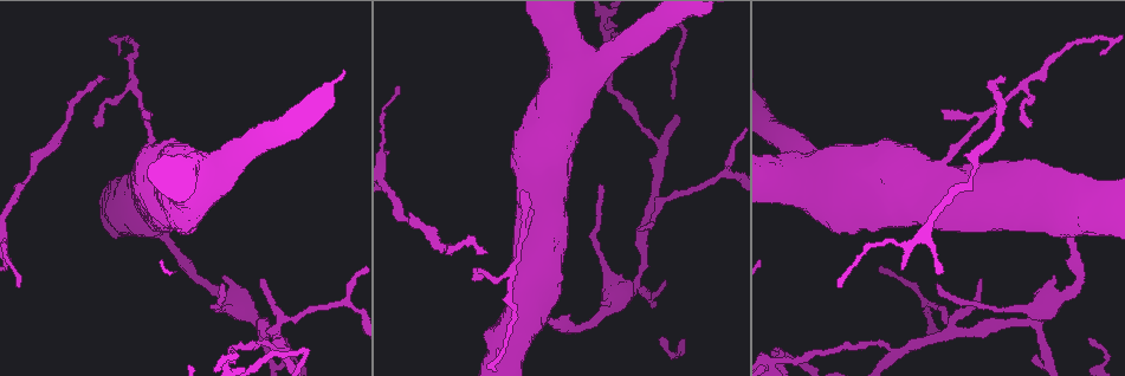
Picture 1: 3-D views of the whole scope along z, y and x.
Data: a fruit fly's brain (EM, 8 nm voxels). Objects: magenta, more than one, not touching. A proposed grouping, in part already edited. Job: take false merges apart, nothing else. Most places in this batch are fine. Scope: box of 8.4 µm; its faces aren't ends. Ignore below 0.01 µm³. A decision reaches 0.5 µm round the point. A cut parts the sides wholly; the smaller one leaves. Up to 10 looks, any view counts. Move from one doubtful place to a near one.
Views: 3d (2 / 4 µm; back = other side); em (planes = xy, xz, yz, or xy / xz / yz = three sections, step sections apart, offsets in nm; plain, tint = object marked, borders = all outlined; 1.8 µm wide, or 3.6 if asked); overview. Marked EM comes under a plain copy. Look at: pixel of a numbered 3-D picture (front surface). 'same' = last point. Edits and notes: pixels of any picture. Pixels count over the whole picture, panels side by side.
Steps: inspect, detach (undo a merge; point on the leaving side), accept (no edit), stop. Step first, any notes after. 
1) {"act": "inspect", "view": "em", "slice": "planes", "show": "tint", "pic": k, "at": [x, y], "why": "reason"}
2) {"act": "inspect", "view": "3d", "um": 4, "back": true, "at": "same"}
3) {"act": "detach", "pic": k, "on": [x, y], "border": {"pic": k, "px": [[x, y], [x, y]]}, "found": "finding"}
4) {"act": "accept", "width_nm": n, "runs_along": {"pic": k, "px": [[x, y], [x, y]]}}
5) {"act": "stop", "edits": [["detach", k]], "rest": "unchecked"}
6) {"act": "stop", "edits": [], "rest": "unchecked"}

{"act": "inspect", "view": "3d", "um": 2, "pic": 1, "at": [955, 333], "why": "looks like a crossing"}

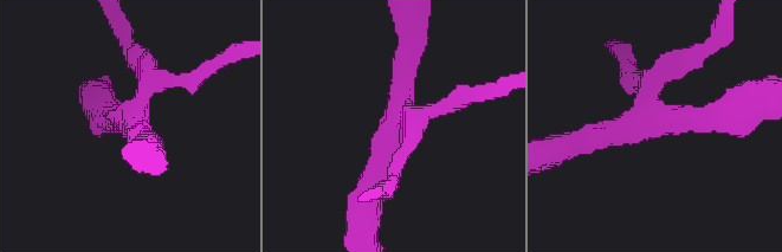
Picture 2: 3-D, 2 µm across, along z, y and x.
{"act": "inspect", "view": "em", "slice": "planes", "show": "tint", "pic": 2, "at": [386, 123], "arms": 4}

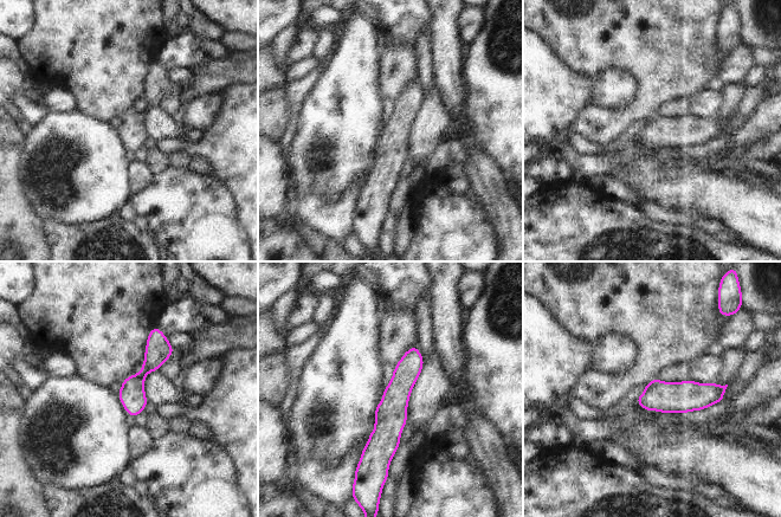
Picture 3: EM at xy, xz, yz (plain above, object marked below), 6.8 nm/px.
{"act": "accept", "width_nm": 180, "runs_along": {"pic": 3, "px": [[414, 350], [391, 413], [385, 465]]}, "found": "all the same neuron"}

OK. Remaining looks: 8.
{"act": "inspect", "view": "em", "um": 3.6, "slice": "planes", "show": "tint", "pic": 1, "at": [1041, 317], "why": "four arms meet"}

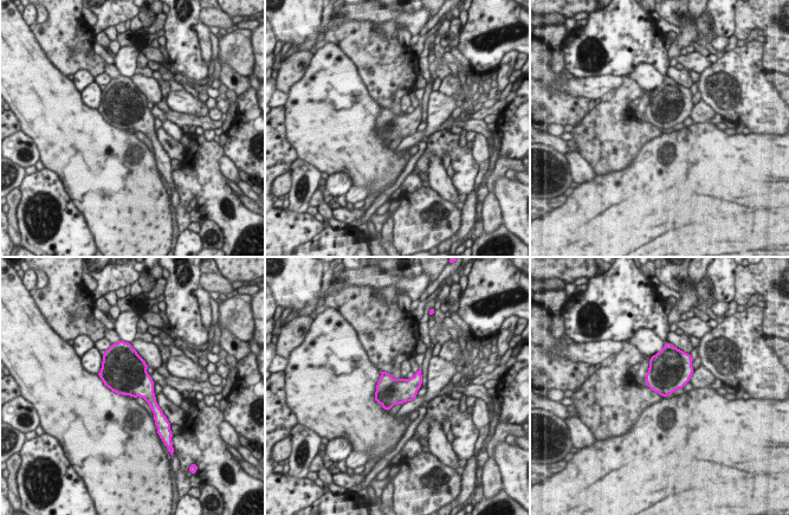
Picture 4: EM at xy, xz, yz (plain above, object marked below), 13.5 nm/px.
{"act": "accept", "found": "one neuron here"}

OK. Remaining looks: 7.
{"act": "inspect", "view": "em", "slice": "xz", "step": 8, "show": "tint", "pic": 1, "at": [132, 87], "why": "a fork"}

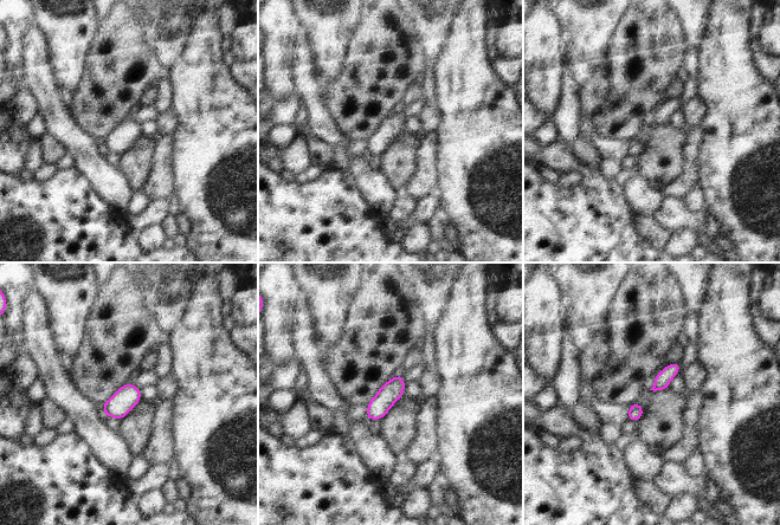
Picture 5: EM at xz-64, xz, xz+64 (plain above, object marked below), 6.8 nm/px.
{"act": "inspect", "view": "em", "slice": "planes", "show": "tint", "at": "same"}

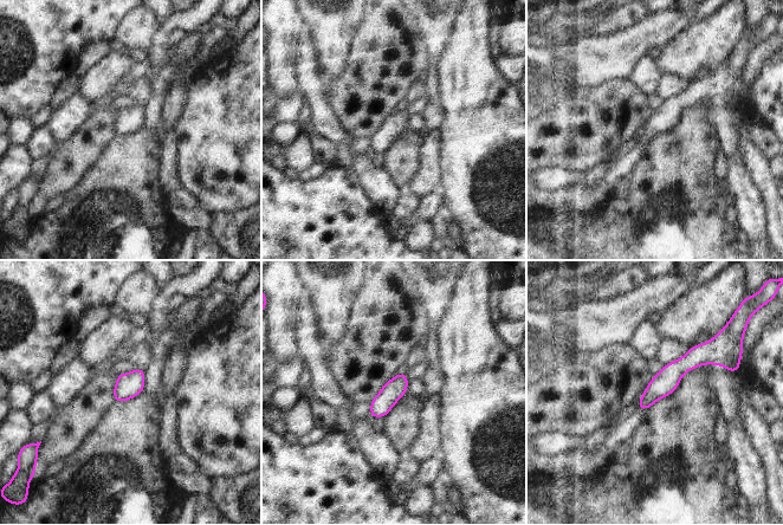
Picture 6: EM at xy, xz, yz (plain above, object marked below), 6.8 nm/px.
{"act": "accept", "found": "all the same neuron"}

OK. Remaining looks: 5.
{"act": "inspect", "view": "3d", "um": 4, "pic": 1, "at": [1067, 235], "why": "thick turns thin"}

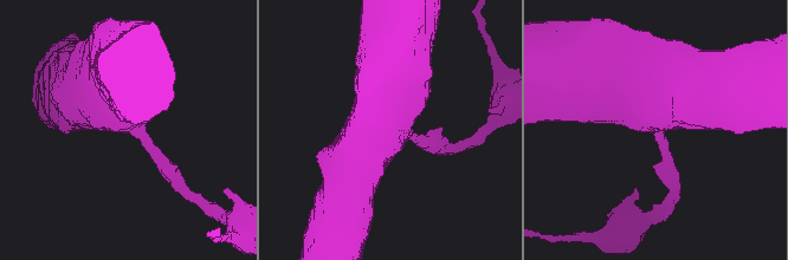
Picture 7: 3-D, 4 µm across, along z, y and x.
{"act": "inspect", "view": "em", "um": 3.6, "slice": "xz", "step": 8, "show": "tint", "pic": 7, "at": [661, 132]}

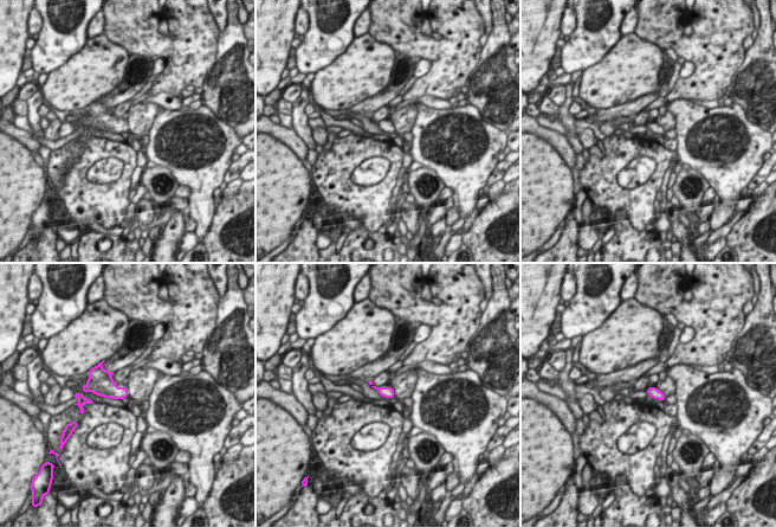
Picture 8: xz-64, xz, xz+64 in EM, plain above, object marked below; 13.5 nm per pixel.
{"act": "inspect", "view": "em", "um": 3.6, "slice": "xy", "step": 4, "show": "borders", "at": "same"}

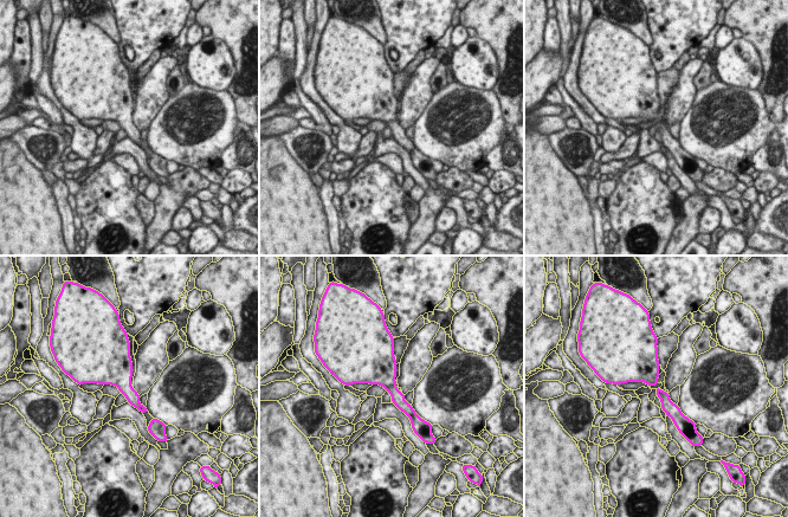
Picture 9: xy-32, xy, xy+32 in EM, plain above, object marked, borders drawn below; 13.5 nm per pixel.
{"act": "accept", "found": "one neuron here"}

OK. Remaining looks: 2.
{"act": "stop", "edits": [], "rest": "unchecked"}

